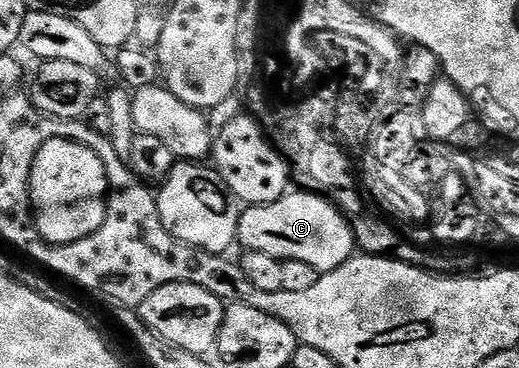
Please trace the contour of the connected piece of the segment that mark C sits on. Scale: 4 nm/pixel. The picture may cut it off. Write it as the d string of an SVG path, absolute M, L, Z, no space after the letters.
M291 190L272 204L252 204L239 217L238 243L248 252L273 254L278 260L309 262L320 274L337 270L356 255L351 222L330 200L306 190Z

